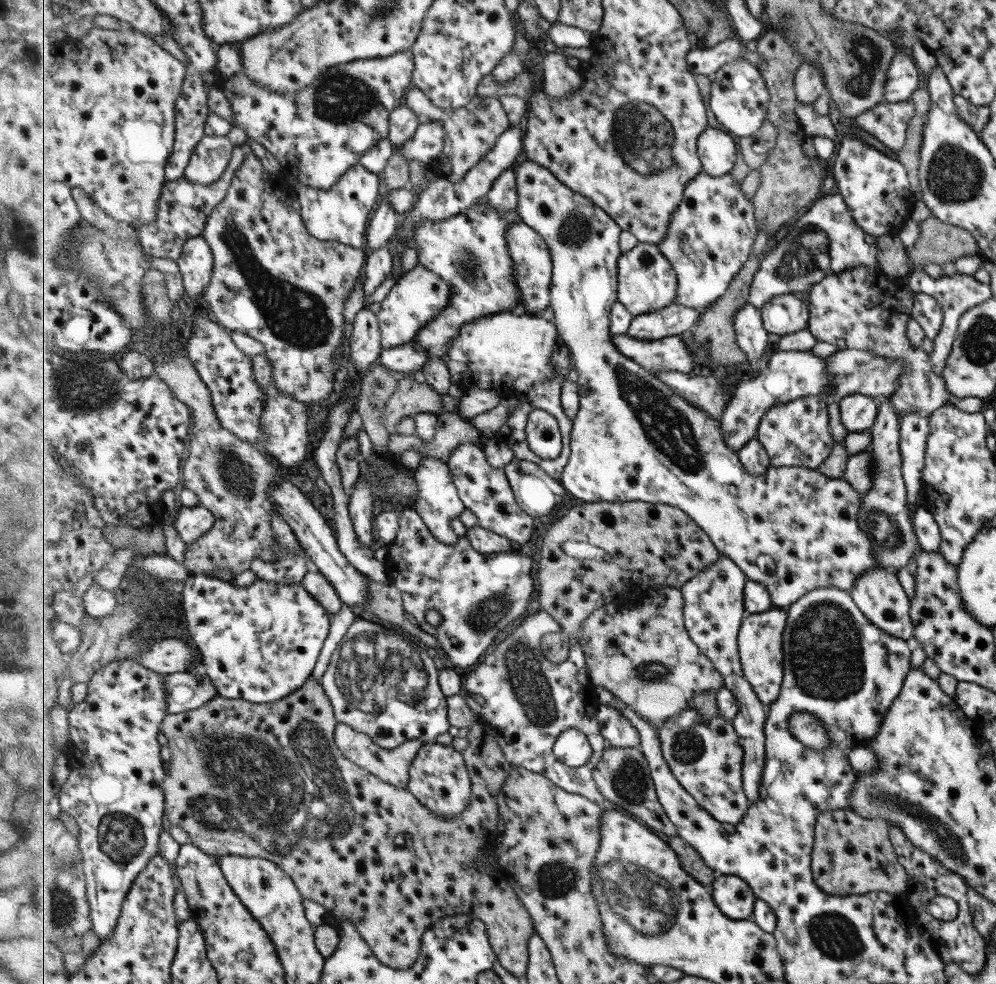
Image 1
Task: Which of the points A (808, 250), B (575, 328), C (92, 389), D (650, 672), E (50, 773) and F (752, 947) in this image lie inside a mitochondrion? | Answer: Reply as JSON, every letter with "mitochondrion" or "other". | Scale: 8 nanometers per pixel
{"A":"mitochondrion","B":"other","C":"mitochondrion","D":"mitochondrion","E":"other","F":"other"}

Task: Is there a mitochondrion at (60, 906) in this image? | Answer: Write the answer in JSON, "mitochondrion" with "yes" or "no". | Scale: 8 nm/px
{"mitochondrion":"yes"}

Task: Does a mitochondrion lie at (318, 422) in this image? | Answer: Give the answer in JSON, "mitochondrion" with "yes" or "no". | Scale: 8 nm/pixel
{"mitochondrion":"no"}

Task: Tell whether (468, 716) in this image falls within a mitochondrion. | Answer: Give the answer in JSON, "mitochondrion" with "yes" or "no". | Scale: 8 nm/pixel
{"mitochondrion":"no"}

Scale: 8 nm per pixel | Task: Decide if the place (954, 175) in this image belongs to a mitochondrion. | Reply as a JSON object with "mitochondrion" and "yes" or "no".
{"mitochondrion":"yes"}

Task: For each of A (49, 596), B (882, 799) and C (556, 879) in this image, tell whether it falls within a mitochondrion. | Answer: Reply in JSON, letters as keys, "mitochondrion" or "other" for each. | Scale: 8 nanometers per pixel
{"A":"other","B":"mitochondrion","C":"mitochondrion"}

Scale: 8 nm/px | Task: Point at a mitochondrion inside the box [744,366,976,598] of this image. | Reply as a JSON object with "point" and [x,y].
{"point":[888,528]}

